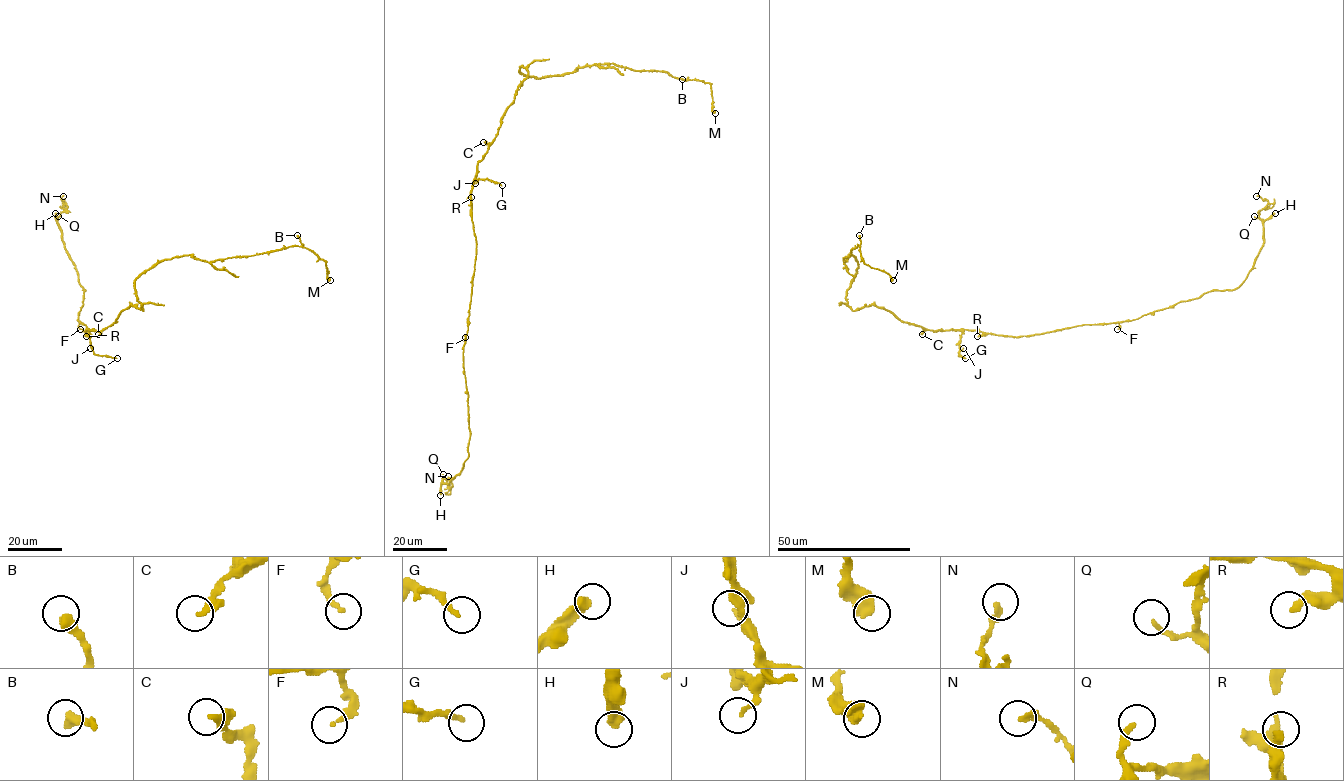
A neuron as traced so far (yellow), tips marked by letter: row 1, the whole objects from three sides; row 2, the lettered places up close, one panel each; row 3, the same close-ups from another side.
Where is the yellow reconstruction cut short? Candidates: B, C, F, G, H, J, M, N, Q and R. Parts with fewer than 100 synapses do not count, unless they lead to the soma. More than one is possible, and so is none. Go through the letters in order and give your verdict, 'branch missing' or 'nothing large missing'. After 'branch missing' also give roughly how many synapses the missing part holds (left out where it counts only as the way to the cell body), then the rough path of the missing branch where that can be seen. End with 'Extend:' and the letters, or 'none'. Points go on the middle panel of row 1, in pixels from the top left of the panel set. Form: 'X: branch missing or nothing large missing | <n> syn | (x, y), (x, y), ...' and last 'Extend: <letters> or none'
B: nothing large missing
C: nothing large missing
F: nothing large missing
G: nothing large missing
H: branch missing | 160 syn | (440, 495), (449, 516), (460, 523), (468, 523), (471, 518), (448, 498), (409, 493), (391, 499)
J: nothing large missing
M: nothing large missing
N: nothing large missing
Q: nothing large missing
R: nothing large missing
Extend: H

